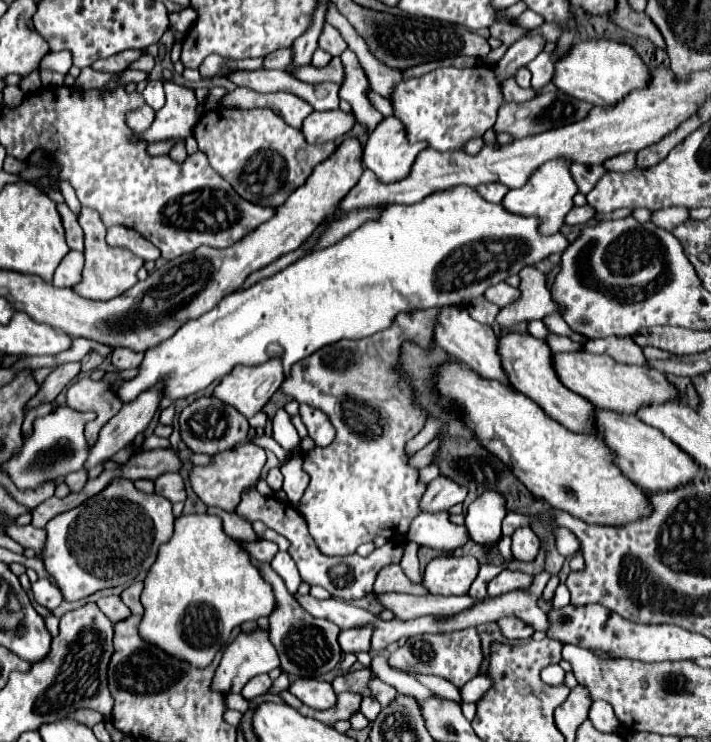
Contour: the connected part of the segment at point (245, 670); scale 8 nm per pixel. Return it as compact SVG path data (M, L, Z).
M255 629L251 633L239 633L239 637L225 649L221 663L215 671L211 689L219 691L223 695L241 693L241 689L245 687L245 683L249 679L253 679L255 675L261 675L261 673L269 673L275 667L279 667L279 657L277 657L277 651L275 651L271 639L269 639L269 631Z

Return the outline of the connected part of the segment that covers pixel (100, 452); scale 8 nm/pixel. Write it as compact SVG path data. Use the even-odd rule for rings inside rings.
M151 387L151 391L143 391L143 395L137 395L131 403L125 403L123 409L101 429L99 439L85 463L85 469L103 463L119 449L129 445L137 433L145 431L157 413L161 399L163 395L159 395L159 387Z

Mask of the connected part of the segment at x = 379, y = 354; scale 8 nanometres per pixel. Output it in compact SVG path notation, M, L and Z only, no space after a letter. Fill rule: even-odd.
M439 309L397 315L395 323L391 323L387 331L379 331L379 335L371 335L359 341L345 339L335 345L327 345L315 351L311 359L295 363L293 371L281 385L281 391L285 395L327 413L337 431L331 445L317 447L311 451L311 455L303 455L303 471L309 475L309 485L301 499L299 511L305 517L309 533L323 555L351 555L359 545L369 543L375 537L403 543L407 539L411 521L415 519L415 515L419 515L419 501L423 497L425 485L419 483L417 471L407 465L403 447L423 429L425 415L411 403L413 391L409 389L407 381L399 379L395 365L399 361L399 347L405 339L423 341L425 349L431 347L431 335L437 315Z

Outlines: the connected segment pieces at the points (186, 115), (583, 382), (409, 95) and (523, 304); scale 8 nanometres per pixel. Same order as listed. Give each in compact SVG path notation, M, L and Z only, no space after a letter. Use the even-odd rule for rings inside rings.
M165 83L165 105L155 113L153 125L143 133L133 133L131 143L157 143L167 139L187 139L199 121L197 117L197 97L193 89Z
M569 351L569 353L553 353L551 361L555 373L559 375L559 381L563 381L565 387L571 387L573 393L591 401L595 407L611 409L617 413L635 413L641 405L655 405L671 399L681 399L677 389L667 381L663 373L649 367L615 363L609 355Z
M541 35L523 37L509 47L505 57L495 65L477 65L471 69L441 67L431 71L431 75L405 79L393 91L395 117L399 117L407 129L411 141L425 141L437 151L455 151L461 149L471 137L483 137L497 121L497 109L503 103L501 83L515 75L517 69L533 61L545 47Z
M527 267L521 273L521 297L517 303L505 307L497 315L501 329L507 329L519 321L543 319L551 313L559 313L559 305L551 299L551 293L545 285L545 275L535 267Z

